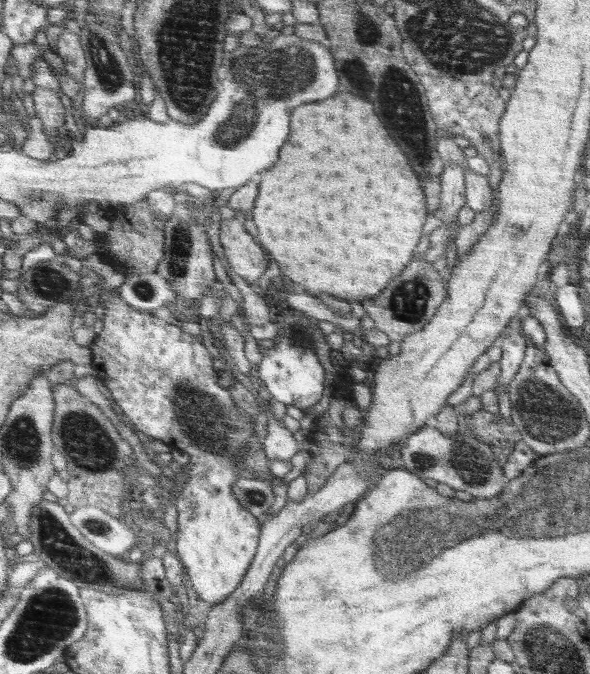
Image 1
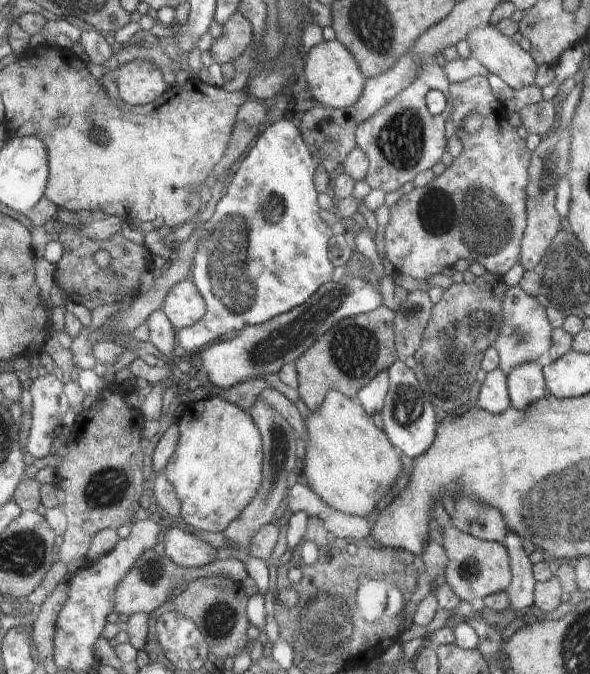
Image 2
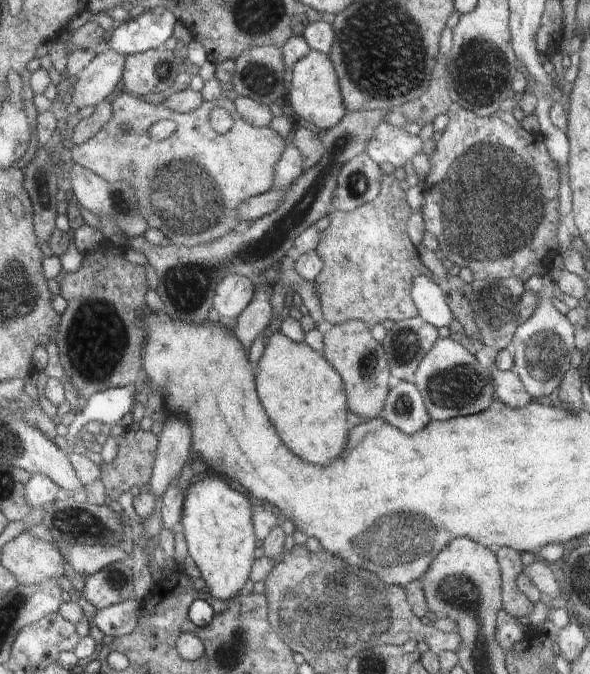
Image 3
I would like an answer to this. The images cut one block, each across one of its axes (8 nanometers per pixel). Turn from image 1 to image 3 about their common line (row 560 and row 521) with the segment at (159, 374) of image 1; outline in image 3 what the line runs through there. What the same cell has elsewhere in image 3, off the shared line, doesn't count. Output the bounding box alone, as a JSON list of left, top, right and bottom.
[180,472,257,601]

